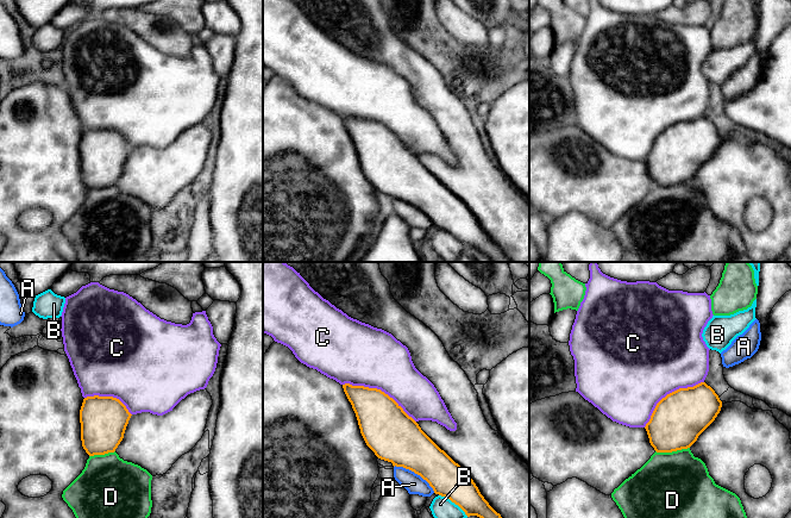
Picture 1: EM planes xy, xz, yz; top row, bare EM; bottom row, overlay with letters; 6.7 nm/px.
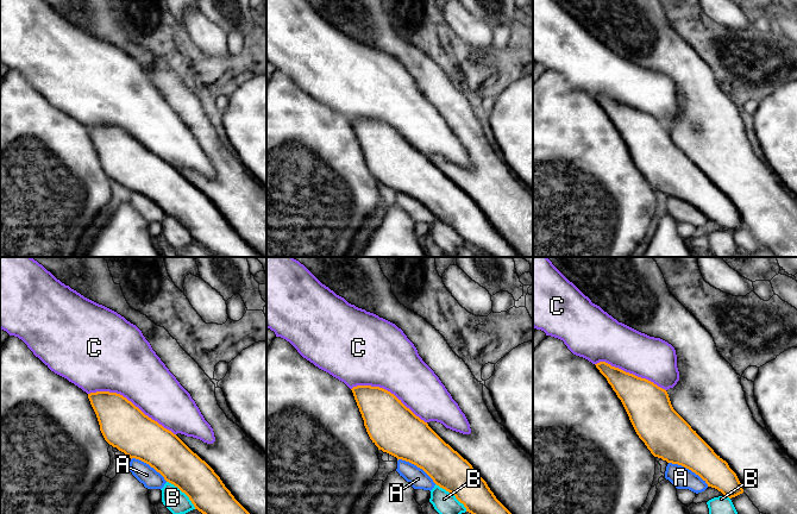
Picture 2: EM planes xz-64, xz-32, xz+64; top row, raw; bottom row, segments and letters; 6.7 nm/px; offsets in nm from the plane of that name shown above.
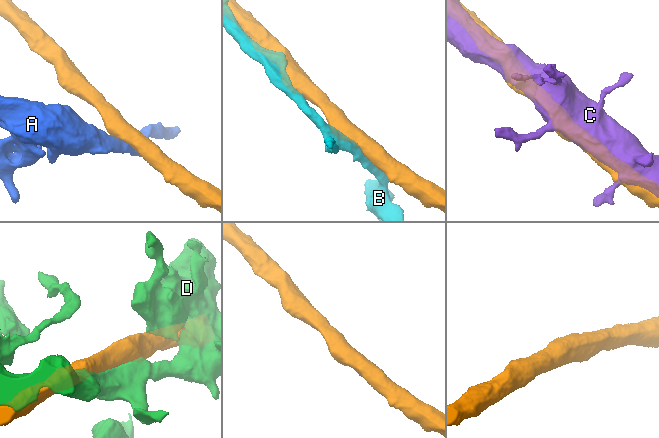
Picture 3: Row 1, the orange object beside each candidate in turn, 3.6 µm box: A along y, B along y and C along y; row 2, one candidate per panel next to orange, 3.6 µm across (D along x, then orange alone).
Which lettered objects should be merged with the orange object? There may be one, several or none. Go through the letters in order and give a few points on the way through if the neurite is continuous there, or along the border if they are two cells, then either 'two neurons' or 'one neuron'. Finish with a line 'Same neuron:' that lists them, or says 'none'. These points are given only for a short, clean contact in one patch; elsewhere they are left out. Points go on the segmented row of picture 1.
A: along xz (394, 466), (401, 466), (419, 474), (434, 492) | two neurons
B: two neurons
C: two neurons
D: two neurons
Same neuron: none

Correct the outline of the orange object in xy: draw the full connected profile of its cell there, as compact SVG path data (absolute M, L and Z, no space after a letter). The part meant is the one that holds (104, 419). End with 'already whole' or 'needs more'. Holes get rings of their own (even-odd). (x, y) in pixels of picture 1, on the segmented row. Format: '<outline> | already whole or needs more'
M87 397L80 410L82 447L89 456L114 453L131 413L113 397Z | already whole

